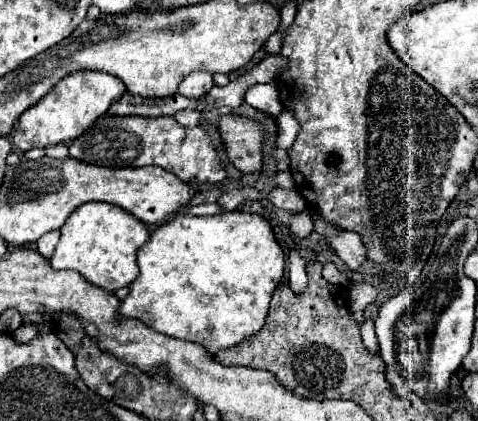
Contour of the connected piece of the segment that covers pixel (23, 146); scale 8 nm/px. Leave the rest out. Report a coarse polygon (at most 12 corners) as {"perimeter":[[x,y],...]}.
{"perimeter":[[97,70],[71,72],[27,108],[13,144],[69,144],[125,94]]}

